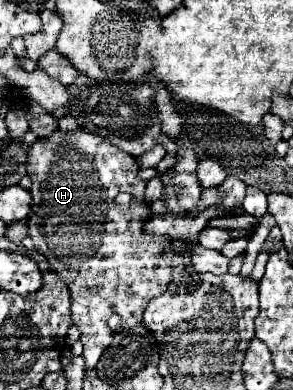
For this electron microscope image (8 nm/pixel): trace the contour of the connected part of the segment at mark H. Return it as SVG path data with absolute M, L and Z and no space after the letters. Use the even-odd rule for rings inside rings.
M77 129L75 133L65 133L65 131L55 131L51 137L45 137L43 141L37 141L29 147L29 161L27 161L27 175L31 177L33 185L31 185L31 197L33 197L33 205L31 205L31 213L29 213L29 227L31 227L31 237L37 241L37 251L41 255L47 257L47 261L51 263L53 271L67 283L69 287L69 293L71 293L71 315L73 315L73 323L79 327L81 331L81 343L83 343L83 357L85 357L85 367L87 369L93 369L101 357L101 353L109 347L111 343L111 337L113 337L113 331L107 327L107 319L111 317L111 313L119 313L121 315L121 327L123 329L131 329L135 325L139 325L143 321L143 311L145 307L149 305L149 301L161 293L165 293L167 289L167 283L171 281L171 267L167 263L163 263L159 259L159 253L163 251L163 247L169 245L169 237L149 237L149 235L143 235L141 229L143 229L143 223L149 219L149 205L143 203L145 199L145 181L141 181L137 177L137 171L139 171L139 165L137 161L121 151L119 147L111 145L107 139L103 139L101 135L93 135L89 131L83 131L83 129ZM117 193L131 193L133 195L133 201L129 205L117 205L115 203L115 195Z

